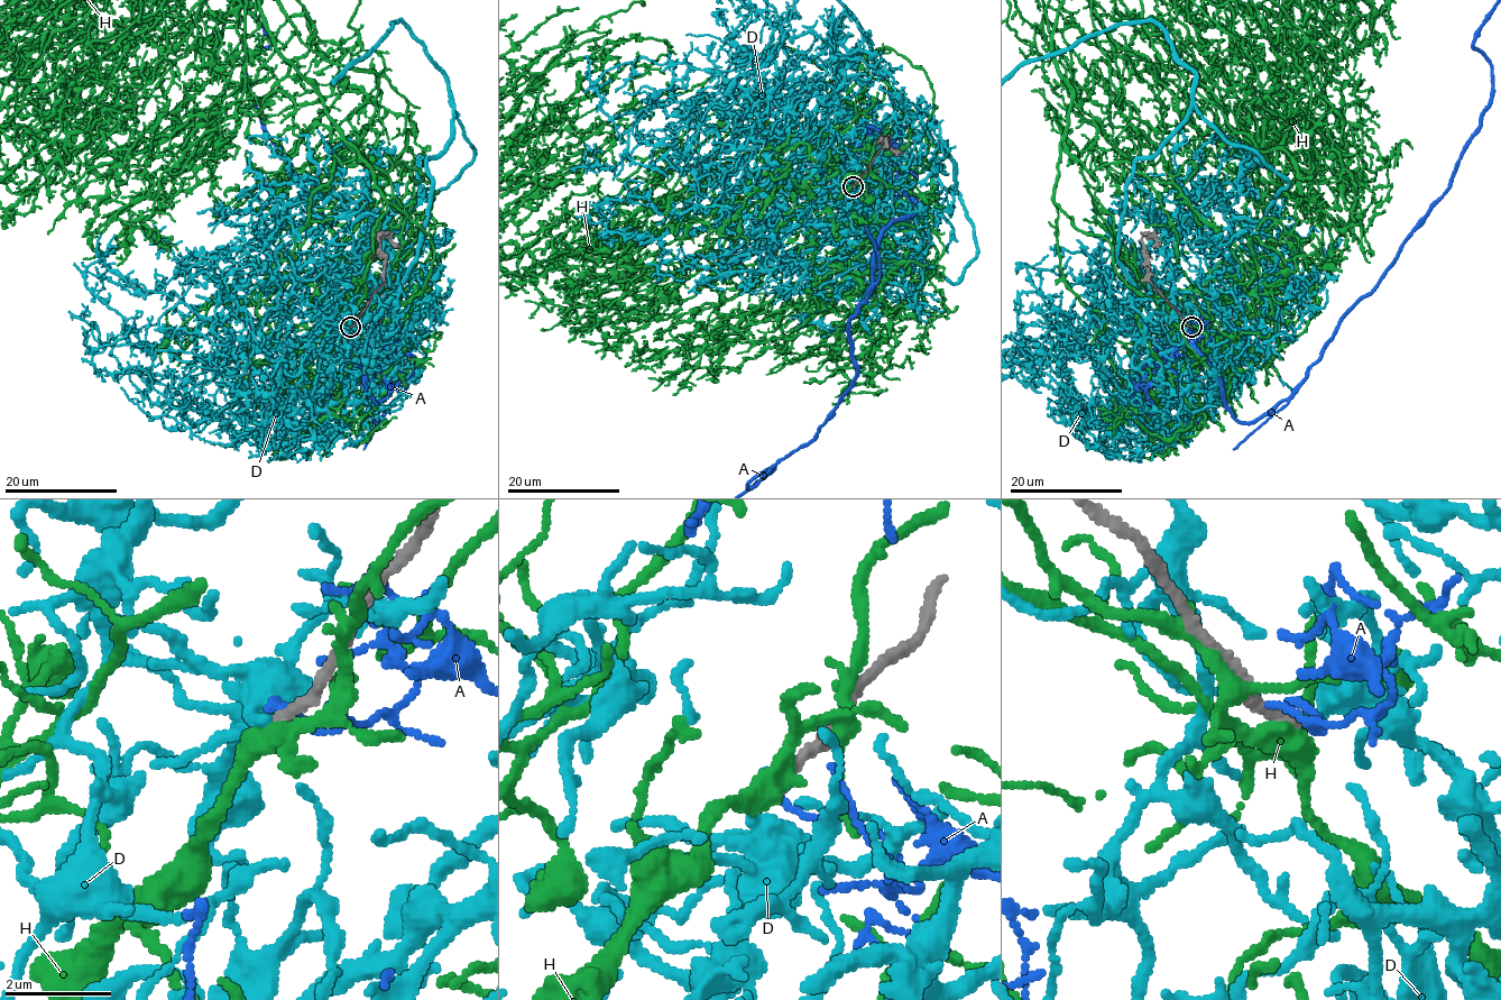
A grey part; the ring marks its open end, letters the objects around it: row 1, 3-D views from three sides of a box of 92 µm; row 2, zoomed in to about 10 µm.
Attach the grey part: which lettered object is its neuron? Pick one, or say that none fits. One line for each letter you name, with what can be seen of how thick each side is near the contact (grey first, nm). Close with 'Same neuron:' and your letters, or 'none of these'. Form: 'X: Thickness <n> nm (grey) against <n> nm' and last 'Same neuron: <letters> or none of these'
Same neuron: none of these

